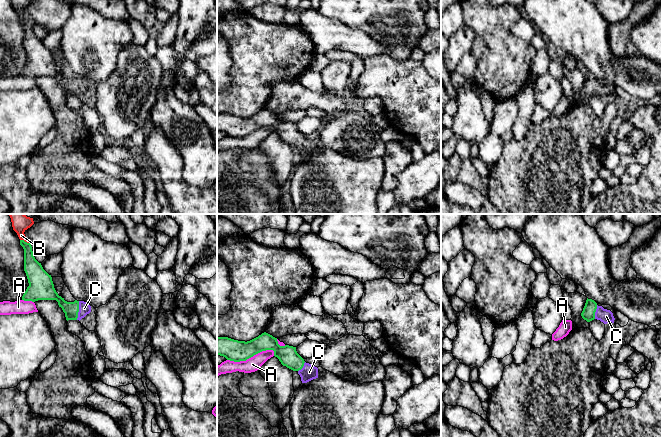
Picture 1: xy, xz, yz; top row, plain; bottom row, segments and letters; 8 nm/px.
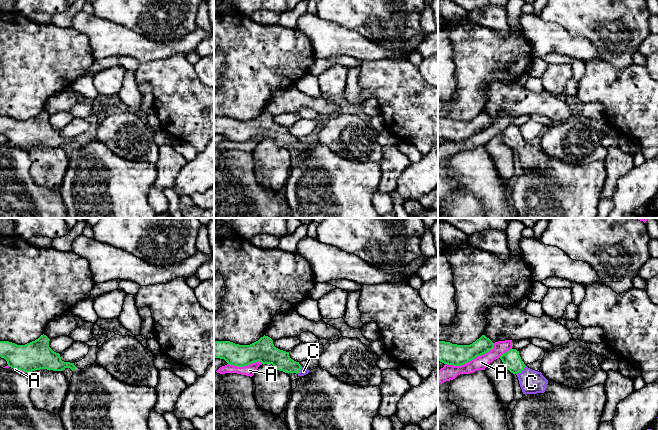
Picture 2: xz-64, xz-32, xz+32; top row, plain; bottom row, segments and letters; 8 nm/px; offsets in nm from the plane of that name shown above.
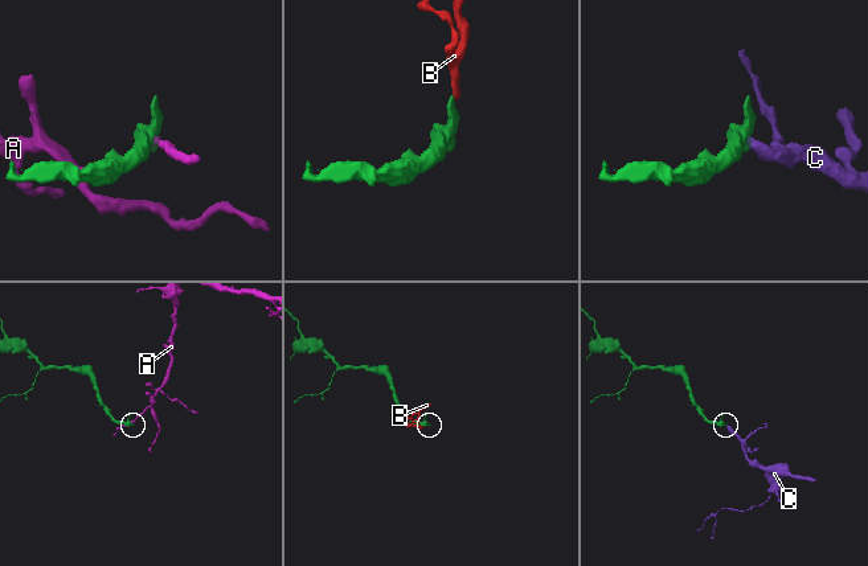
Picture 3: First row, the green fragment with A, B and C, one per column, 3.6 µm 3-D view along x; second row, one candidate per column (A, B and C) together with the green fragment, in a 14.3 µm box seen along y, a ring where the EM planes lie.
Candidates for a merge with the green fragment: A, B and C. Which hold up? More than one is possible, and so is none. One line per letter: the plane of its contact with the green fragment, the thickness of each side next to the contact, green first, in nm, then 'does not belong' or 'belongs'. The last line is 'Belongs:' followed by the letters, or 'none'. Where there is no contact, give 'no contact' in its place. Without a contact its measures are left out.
A: xz | 170/120 nm | does not belong
B: xy | 140/80 nm | belongs
C: xy | 120/90 nm | belongs
Belongs: B, C

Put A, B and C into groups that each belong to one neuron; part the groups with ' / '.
A / B C

